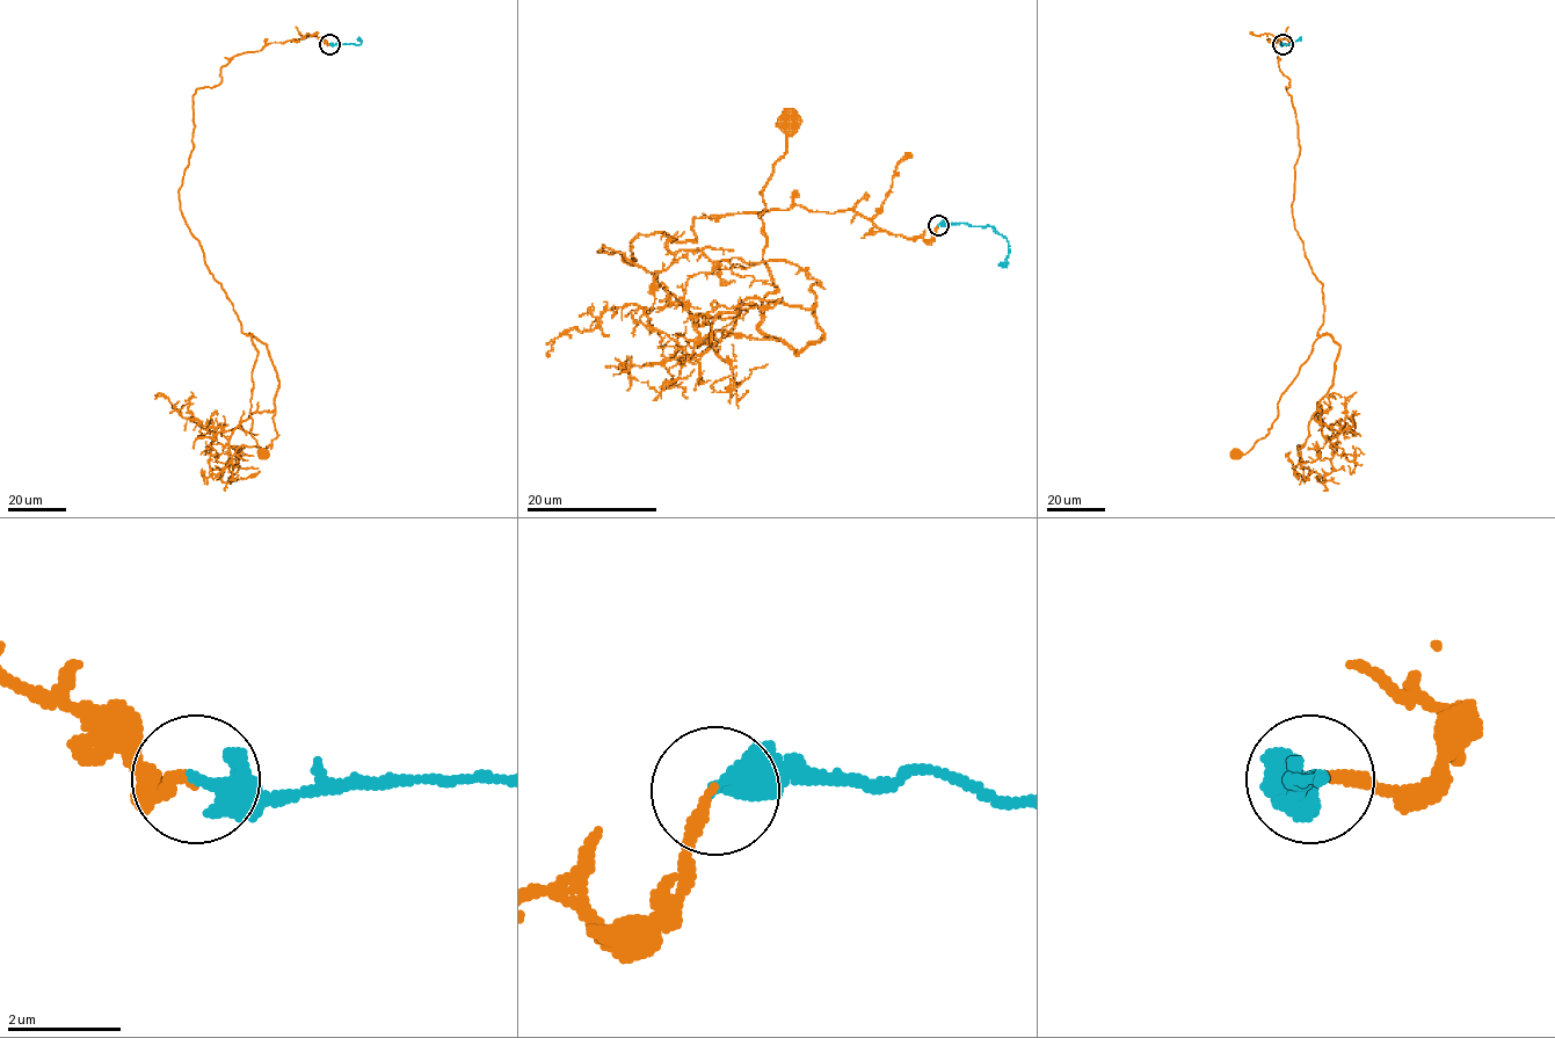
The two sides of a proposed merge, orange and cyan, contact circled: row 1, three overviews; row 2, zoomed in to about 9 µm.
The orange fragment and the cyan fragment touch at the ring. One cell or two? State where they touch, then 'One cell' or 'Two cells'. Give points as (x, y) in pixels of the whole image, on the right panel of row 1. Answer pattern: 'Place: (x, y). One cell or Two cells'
Place: (1283, 44). One cell

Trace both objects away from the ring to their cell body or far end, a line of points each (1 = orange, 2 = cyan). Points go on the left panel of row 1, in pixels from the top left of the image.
1: (329, 44), (307, 35), (238, 53), (220, 82), (193, 96), (180, 209), (258, 354), (251, 435), (263, 455)
2: (329, 44), (358, 44), (358, 36)

